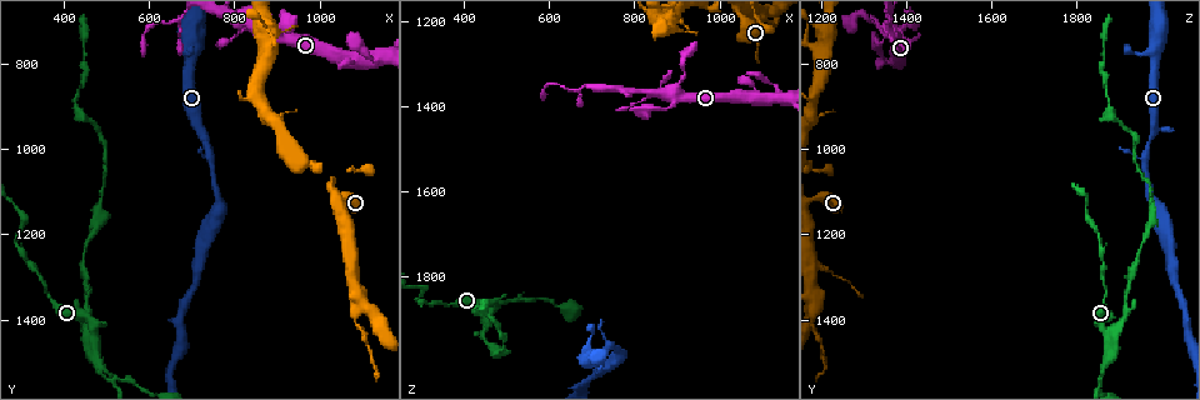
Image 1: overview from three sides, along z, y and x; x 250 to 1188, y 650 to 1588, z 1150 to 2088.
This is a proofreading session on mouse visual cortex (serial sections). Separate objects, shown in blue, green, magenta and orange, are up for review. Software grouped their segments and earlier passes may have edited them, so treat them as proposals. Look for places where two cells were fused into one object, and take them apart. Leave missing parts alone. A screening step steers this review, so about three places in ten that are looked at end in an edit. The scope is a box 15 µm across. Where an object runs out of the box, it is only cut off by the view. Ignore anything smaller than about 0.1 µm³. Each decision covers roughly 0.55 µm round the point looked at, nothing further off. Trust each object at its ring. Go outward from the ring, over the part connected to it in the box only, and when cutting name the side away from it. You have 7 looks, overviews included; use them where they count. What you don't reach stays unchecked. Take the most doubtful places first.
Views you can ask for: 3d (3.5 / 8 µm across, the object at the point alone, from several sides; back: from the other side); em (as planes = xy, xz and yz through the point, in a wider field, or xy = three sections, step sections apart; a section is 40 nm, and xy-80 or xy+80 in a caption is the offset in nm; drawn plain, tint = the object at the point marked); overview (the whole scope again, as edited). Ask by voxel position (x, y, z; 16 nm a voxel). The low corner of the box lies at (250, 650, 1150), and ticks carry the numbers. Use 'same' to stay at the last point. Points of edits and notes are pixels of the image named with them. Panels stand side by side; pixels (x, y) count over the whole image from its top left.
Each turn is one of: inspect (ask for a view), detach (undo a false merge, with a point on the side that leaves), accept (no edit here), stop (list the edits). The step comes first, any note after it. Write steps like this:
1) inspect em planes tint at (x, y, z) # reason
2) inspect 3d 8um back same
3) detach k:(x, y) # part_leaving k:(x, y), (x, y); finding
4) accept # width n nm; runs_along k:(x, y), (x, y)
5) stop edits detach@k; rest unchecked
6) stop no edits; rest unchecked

inspect 3d 8um back at (465, 1430, 1870) # abrupt turn

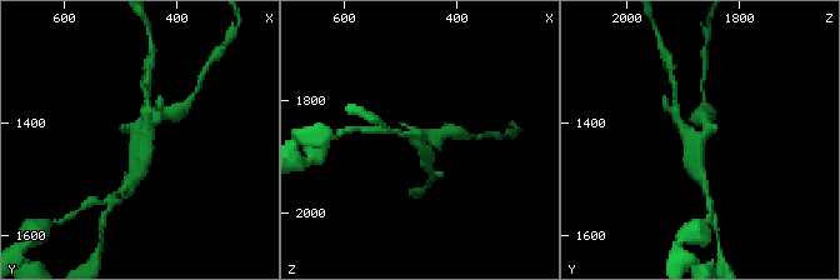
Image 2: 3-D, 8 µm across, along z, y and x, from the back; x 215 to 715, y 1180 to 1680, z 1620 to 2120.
inspect 3d 3.5um at (470, 1435, 1870)

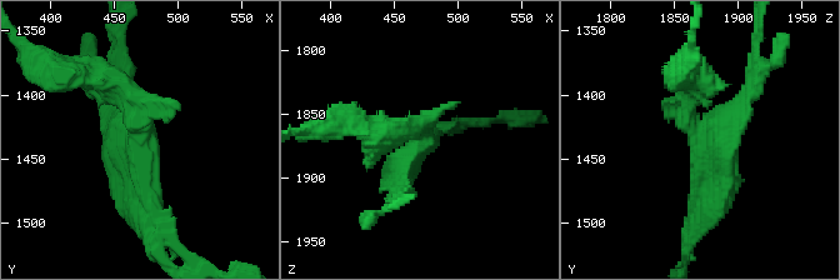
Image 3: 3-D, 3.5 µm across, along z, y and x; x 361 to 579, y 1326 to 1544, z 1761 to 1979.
inspect em xy step 3 tint at (472, 1432, 1870) # now the EM

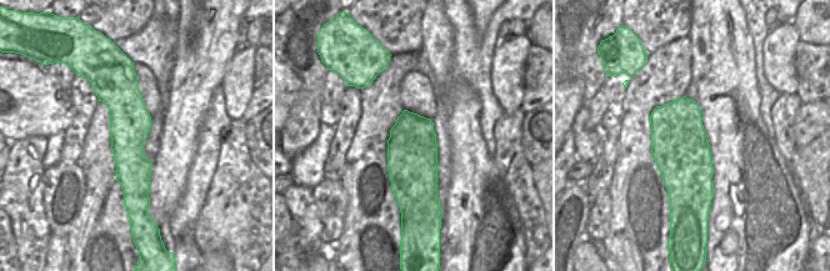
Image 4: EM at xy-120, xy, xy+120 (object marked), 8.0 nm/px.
detach 3:(744, 101) # part_leaving 3:(701, 135), (746, 100), (755, 43); a second cell is stuck on

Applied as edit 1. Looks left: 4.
inspect overview # see it whole again

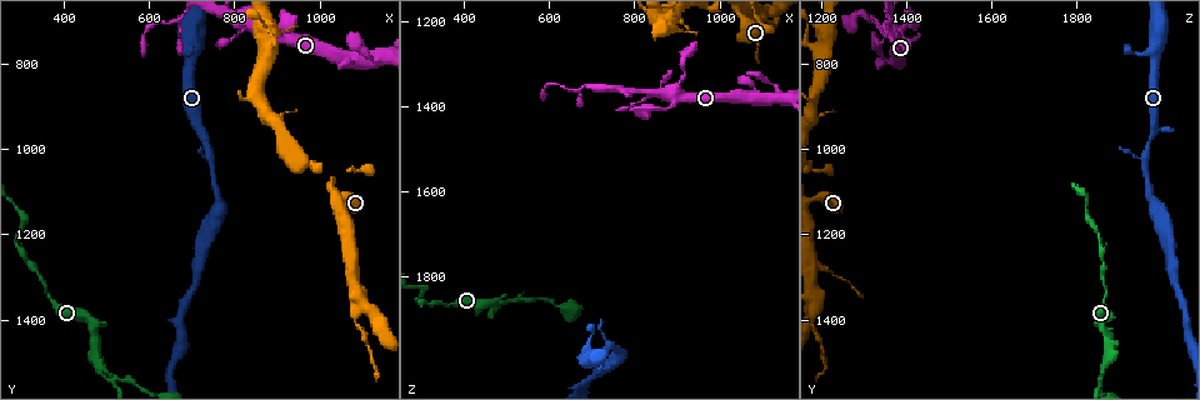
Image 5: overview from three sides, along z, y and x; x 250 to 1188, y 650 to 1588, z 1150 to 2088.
inspect 3d 3.5um at (520, 1540, 1850) # a fork

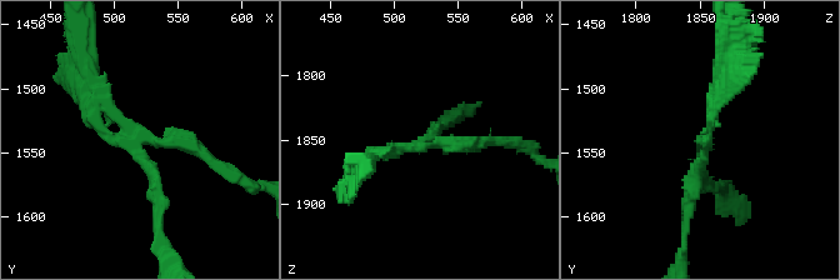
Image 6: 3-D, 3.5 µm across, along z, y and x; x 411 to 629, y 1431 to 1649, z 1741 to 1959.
inspect em xy step 1 tint at (520, 1540, 1856) # arms 3; arm_widths 200, 200, 200 nm; need the tissue

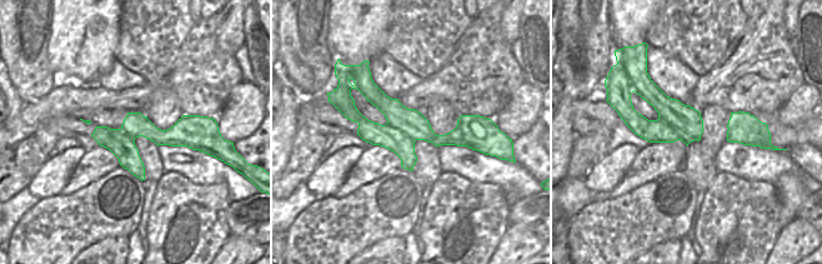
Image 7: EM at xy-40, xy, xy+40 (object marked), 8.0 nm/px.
detach 6:(689, 210) # width 300 nm; part_leaving 6:(149, 170), (156, 193), (164, 196); a second cell is stuck on

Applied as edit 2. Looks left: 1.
stop edits detach@3, detach@6; rest unchecked

